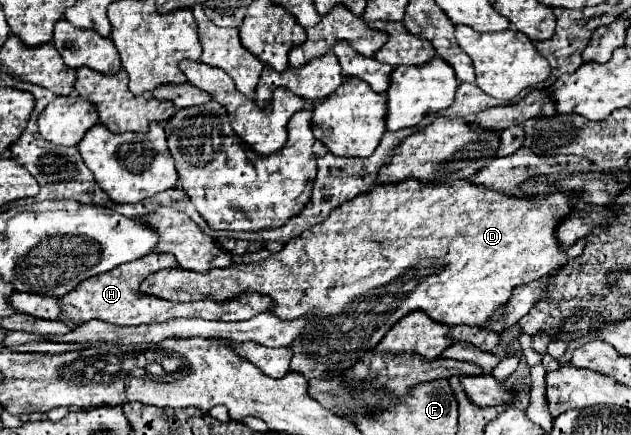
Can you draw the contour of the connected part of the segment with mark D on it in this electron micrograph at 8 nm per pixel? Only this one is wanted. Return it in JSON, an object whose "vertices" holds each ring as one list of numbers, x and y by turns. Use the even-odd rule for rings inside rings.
{"vertices":[[407,180,407,182,401,182,401,184,375,186,369,194,361,194,359,198,353,198,351,202,345,202,343,206,335,208,323,224,313,226,303,236,285,244,281,252,271,254,263,262,251,262,251,264,233,262,227,268,215,268,215,270,209,270,205,274,183,270,183,268,159,270,155,274,149,274,149,278,141,284,141,294,149,294,149,296,169,300,169,302,193,302,193,300,205,300,205,298,215,300,215,302,227,302,227,300,233,300,241,294,257,292,257,294,263,294,263,296,267,294,273,300,271,312,281,320,295,320,295,318,301,318,305,314,313,314,315,318,301,330,299,336,295,336,295,340,291,344,293,358,291,358,289,372,299,372,307,380,321,378,321,376,327,376,329,372,343,372,343,370,353,368,355,362,359,362,365,352,373,350,381,342,381,338,391,330,391,326,395,326,403,316,407,316,411,312,417,312,417,310,425,312,431,320,435,320,439,324,445,324,445,326,457,326,457,324,483,326,483,322,487,322,487,318,491,318,491,314,497,308,507,304,507,300,513,296,513,290,517,286,523,286,523,284,529,284,533,280,545,278,545,276,559,270,563,264,567,264,569,260,573,260,581,254,581,250,583,250,581,242,575,242,573,248,561,248,555,242,555,226,561,222,561,218,567,216,567,212,571,212,573,200,577,200,577,198,579,198,577,194,567,194,567,192,559,192,559,190,553,192,553,194,543,194,543,196,511,198,511,196,505,196,505,194,489,190,489,188,475,186,469,180,455,180,453,184,423,184,423,182,417,182,417,180]]}

